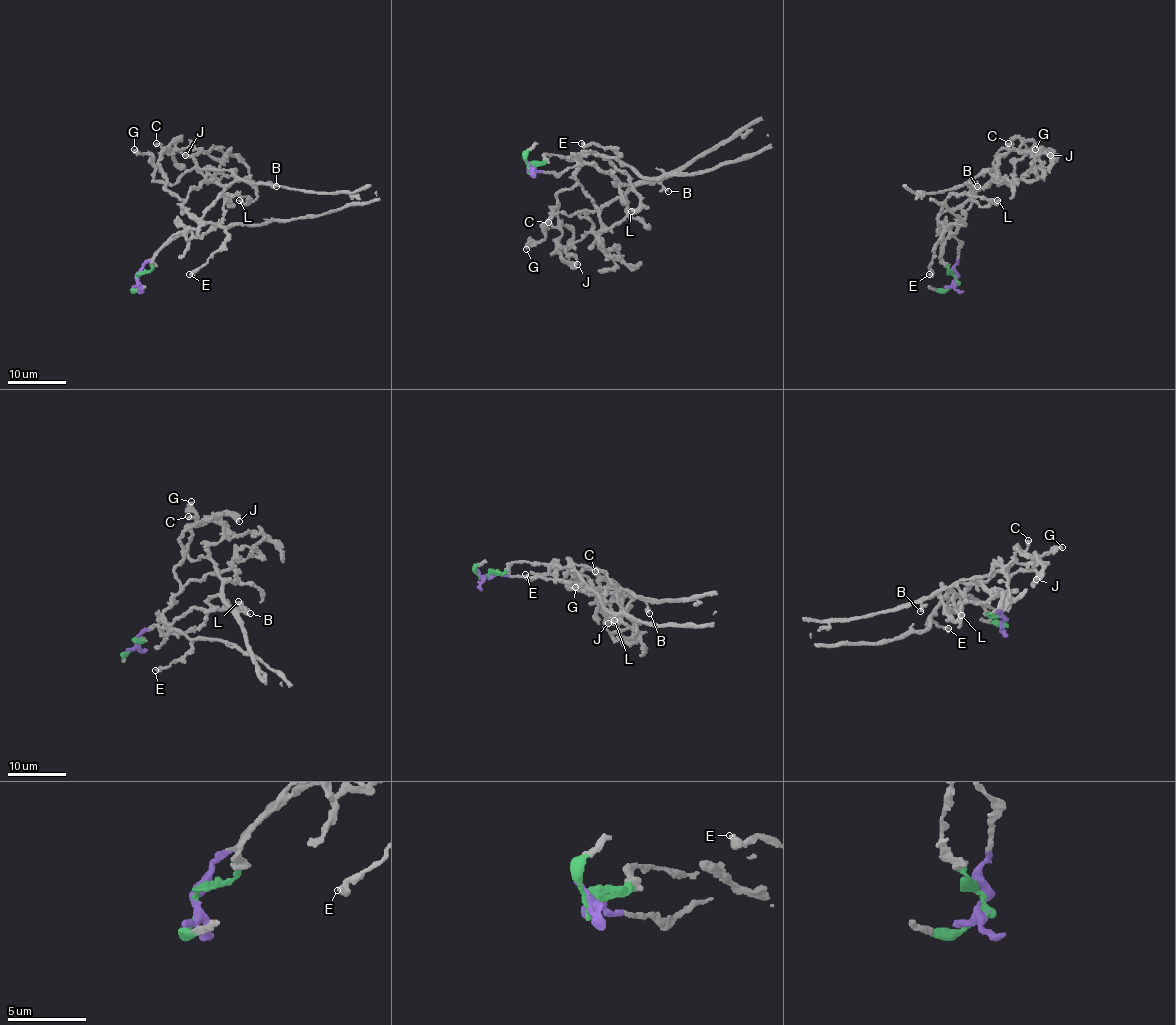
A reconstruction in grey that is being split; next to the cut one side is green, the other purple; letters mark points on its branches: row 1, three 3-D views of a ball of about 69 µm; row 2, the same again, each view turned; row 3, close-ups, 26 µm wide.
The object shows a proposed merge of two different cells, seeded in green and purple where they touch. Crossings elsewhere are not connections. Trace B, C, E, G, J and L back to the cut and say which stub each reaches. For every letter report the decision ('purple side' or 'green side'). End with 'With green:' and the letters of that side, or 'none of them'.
B: purple side
C: green side
E: green side
G: purple side
J: green side
L: green side
With green: C, E, J, L

